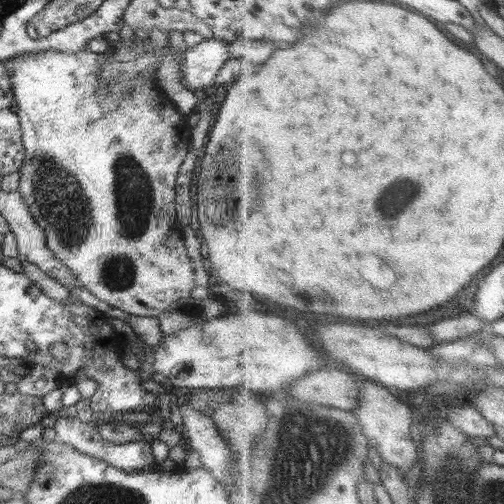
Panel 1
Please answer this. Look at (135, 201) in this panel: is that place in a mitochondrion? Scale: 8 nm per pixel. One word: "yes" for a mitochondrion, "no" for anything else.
yes

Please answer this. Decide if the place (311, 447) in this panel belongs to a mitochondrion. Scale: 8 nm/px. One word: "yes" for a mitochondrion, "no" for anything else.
yes

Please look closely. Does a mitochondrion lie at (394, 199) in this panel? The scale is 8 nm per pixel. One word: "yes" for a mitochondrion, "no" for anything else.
yes

